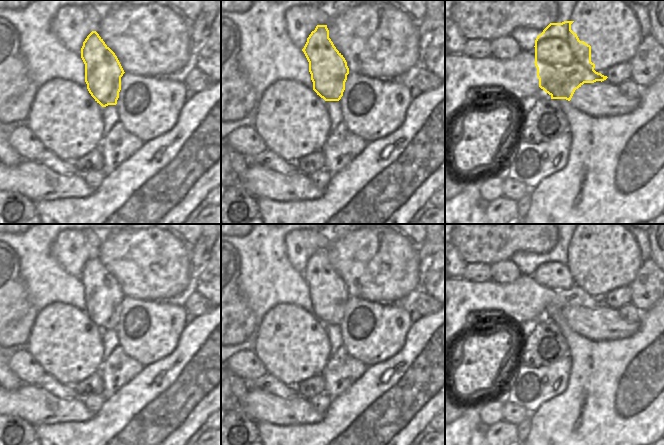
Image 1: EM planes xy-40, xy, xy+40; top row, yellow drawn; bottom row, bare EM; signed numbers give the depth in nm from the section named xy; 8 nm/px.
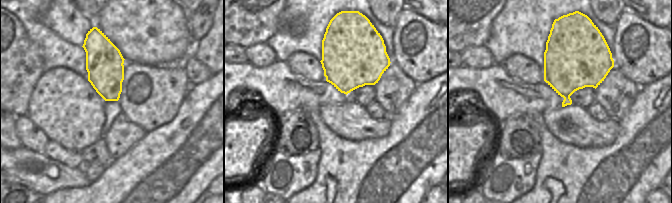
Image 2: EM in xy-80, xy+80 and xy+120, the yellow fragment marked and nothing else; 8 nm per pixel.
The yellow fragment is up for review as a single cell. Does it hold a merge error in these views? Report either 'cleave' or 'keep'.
cleave

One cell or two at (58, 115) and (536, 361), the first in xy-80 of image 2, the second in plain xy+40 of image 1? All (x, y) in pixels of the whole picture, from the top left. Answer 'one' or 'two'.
one

